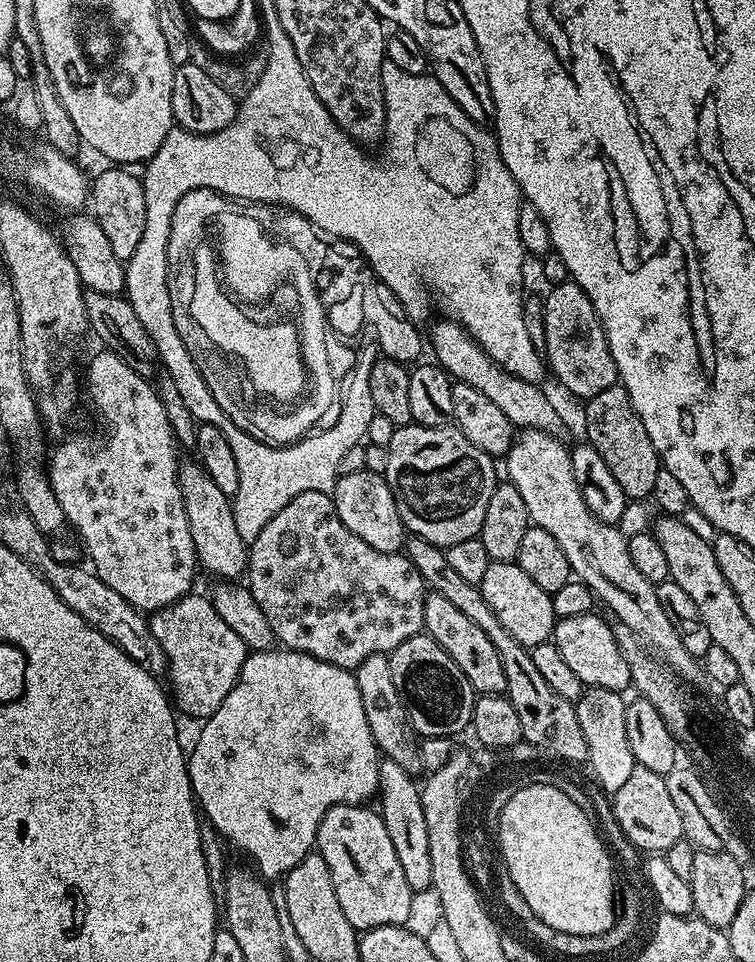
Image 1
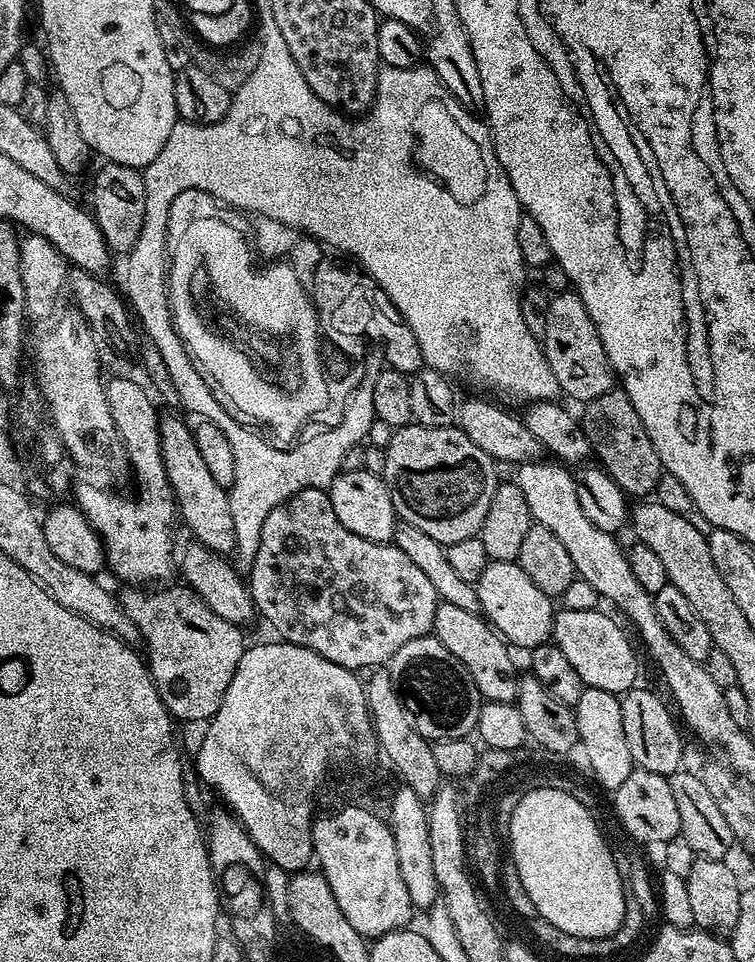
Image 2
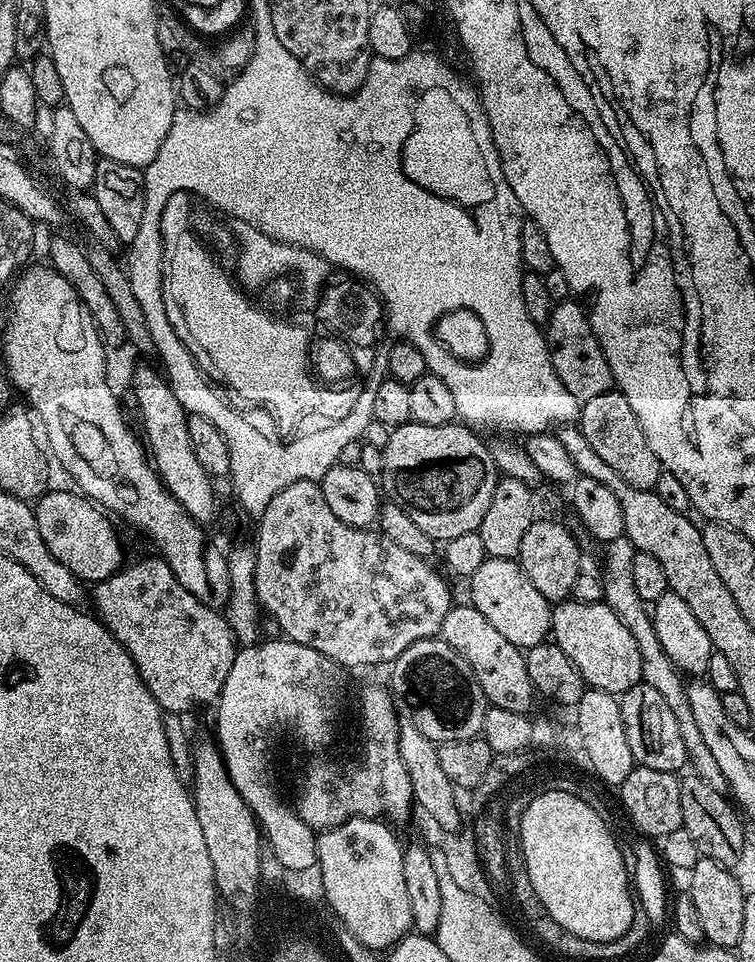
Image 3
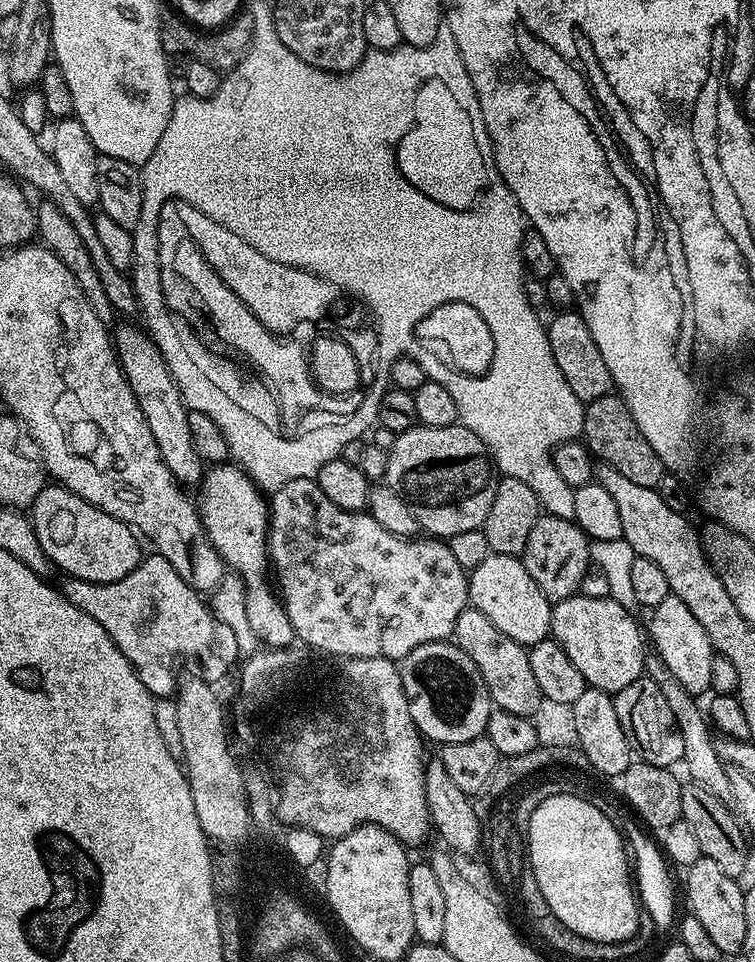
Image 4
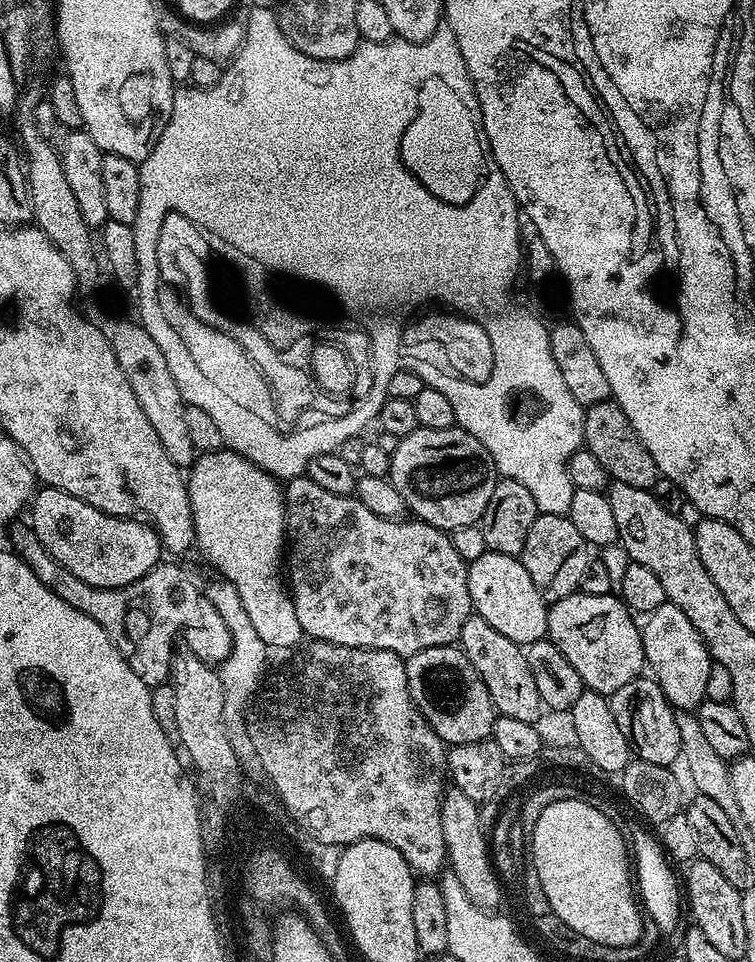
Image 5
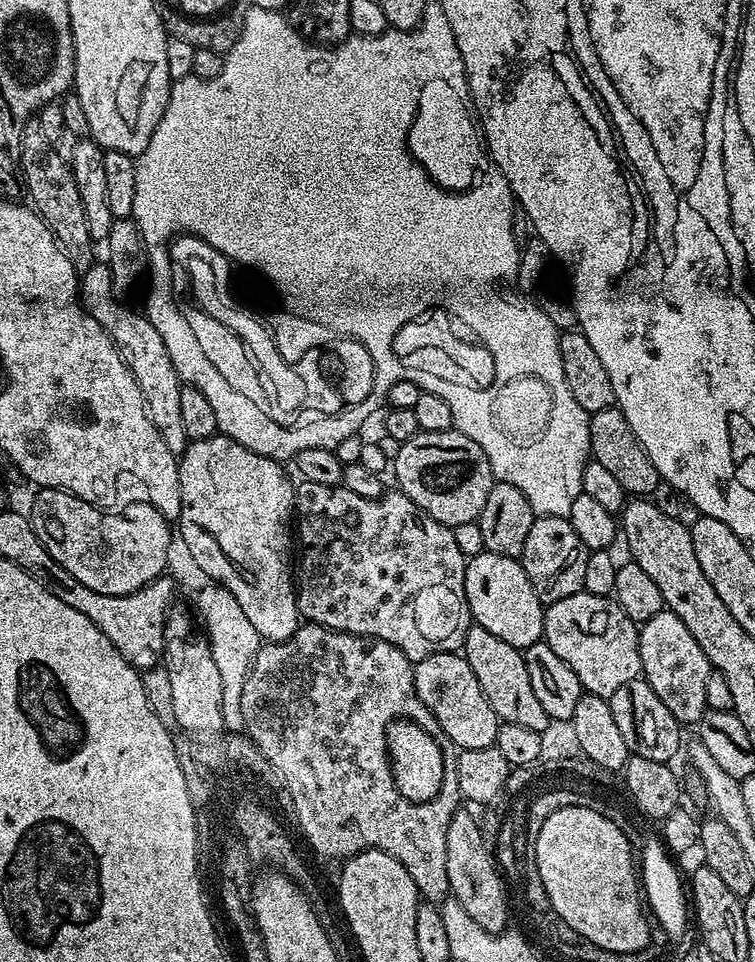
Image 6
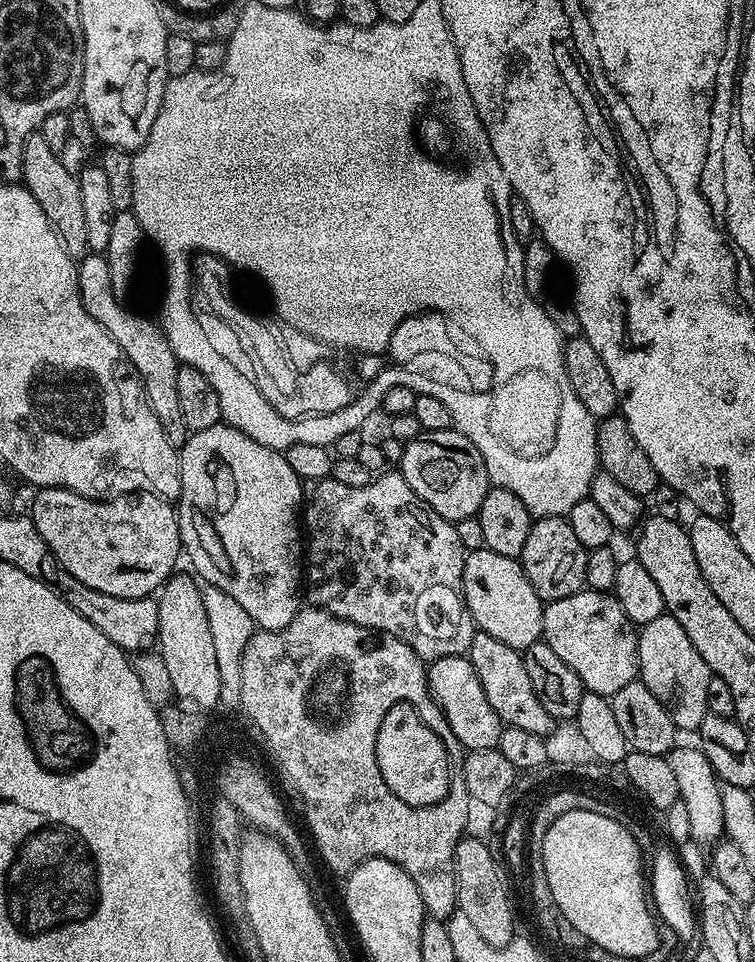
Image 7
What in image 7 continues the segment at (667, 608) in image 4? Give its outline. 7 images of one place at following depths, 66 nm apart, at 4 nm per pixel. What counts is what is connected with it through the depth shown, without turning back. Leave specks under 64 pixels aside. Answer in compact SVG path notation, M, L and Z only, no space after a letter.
M667 614L654 618L654 622L639 629L636 649L640 659L638 680L649 688L650 693L669 712L677 729L699 729L704 717L709 715L706 689L710 687L713 674L706 662L702 662L702 654L694 650L694 642L690 642L686 630L682 630L682 622Z

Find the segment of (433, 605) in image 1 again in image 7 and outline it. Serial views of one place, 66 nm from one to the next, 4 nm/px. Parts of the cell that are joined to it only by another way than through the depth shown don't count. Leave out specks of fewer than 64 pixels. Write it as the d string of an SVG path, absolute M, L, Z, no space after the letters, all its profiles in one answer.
M477 631L470 642L466 653L468 660L474 666L474 674L478 674L478 682L482 682L482 690L486 690L486 699L498 714L501 725L518 730L526 730L530 734L548 737L556 728L557 720L554 719L538 702L538 694L534 694L534 686L526 674L524 657L519 651L506 642L498 642L498 638L490 638L490 634Z

